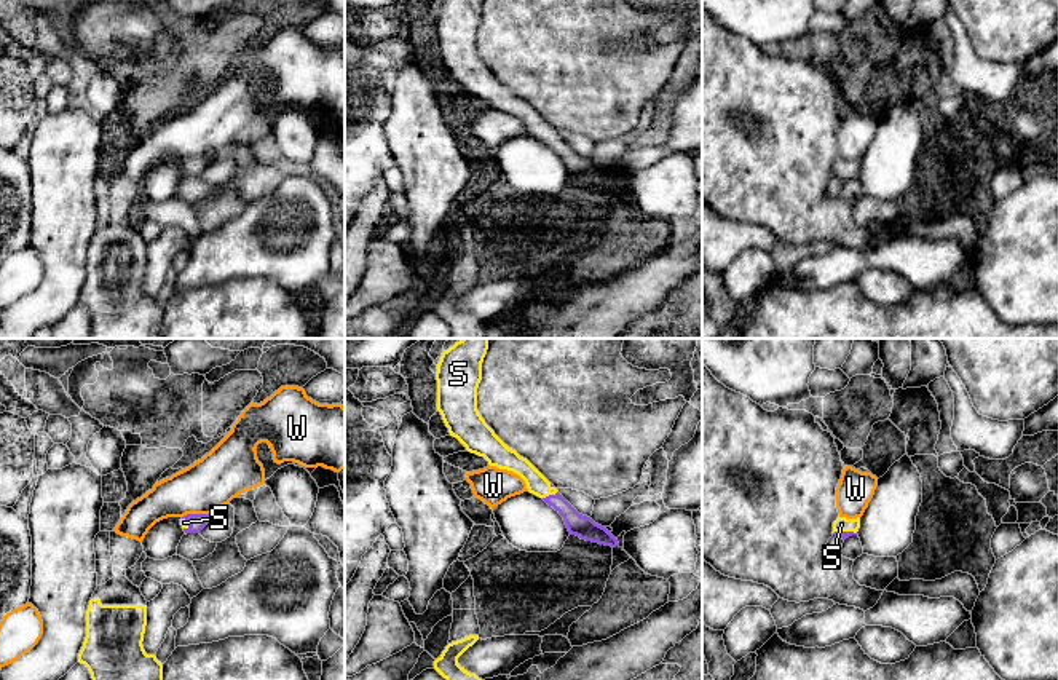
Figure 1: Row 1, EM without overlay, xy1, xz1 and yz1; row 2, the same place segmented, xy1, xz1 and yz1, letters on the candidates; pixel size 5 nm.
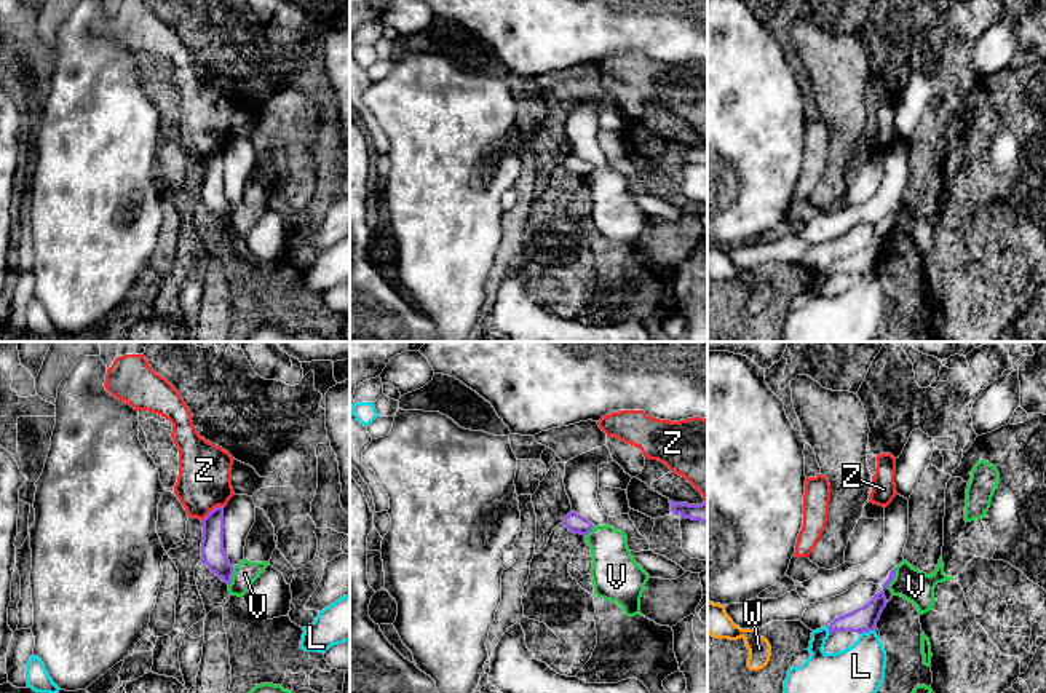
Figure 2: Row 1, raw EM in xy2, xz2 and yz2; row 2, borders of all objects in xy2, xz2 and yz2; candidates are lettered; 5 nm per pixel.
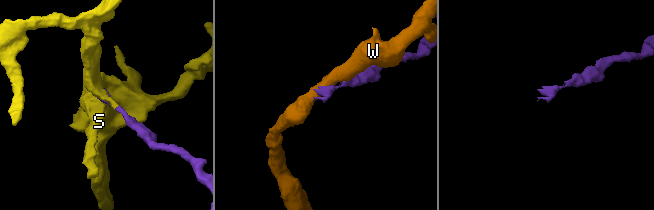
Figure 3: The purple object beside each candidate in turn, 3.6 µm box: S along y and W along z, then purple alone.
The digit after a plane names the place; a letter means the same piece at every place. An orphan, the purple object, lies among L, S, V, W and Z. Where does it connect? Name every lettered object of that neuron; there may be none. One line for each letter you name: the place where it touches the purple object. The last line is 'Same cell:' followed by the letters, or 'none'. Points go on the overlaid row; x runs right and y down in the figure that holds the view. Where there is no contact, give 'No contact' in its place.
S: Touches purple at xz1 (549, 495)
Same cell: S

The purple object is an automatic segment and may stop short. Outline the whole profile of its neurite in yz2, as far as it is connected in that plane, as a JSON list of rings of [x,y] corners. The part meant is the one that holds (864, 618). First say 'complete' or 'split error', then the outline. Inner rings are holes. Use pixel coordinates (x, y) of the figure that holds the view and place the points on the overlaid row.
complete | [[[877,592],[866,605],[835,618],[827,626],[829,634],[837,631],[851,631],[858,634],[874,631],[886,604],[885,592]]]

